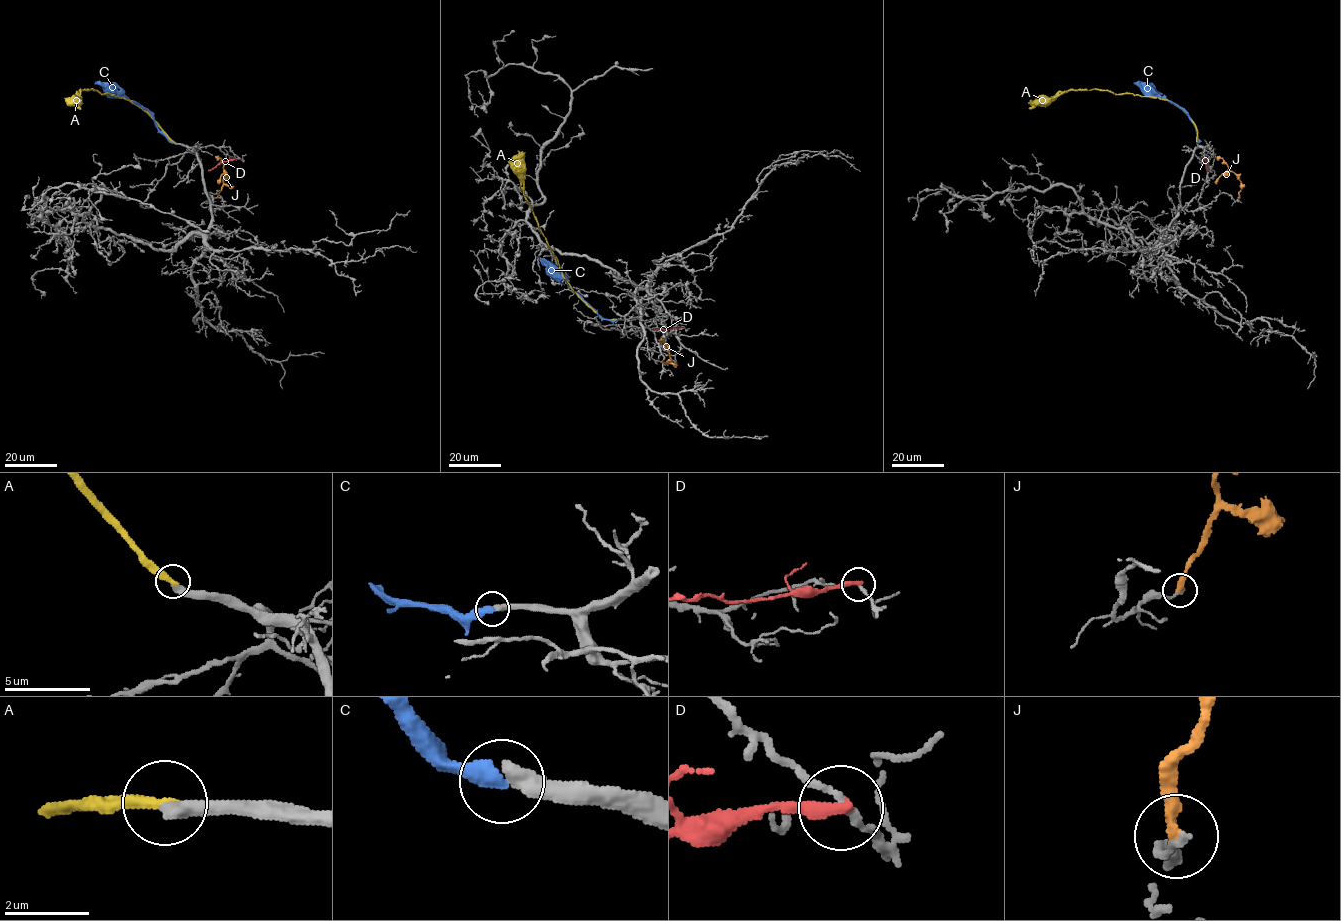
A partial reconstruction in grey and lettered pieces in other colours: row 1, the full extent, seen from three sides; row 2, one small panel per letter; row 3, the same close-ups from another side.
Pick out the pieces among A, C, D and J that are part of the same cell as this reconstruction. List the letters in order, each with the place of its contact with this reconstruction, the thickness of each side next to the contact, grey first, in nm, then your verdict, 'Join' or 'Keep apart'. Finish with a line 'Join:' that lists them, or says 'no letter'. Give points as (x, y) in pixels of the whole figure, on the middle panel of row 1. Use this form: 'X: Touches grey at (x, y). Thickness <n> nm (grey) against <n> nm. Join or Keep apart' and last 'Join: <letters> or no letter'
A: Touches grey at (617, 319). Thickness 360 nm (grey) against 300 nm. Keep apart
C: Touches grey at (617, 320). Thickness 400 nm (grey) against 400 nm. Join
D: Touches grey at (683, 327). Thickness 160 nm (grey) against 320 nm. Keep apart
J: Touches grey at (661, 361). Thickness 150 nm (grey) against 320 nm. Keep apart
Join: C

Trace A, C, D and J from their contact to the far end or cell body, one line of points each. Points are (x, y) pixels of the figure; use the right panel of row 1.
A: (1197, 141), (1197, 128), (1192, 120), (1167, 100), (1096, 89), (1073, 90), (1043, 99), (1029, 108)
C: (1197, 143), (1197, 129), (1182, 109), (1166, 99), (1149, 97), (1134, 82)
D: (1204, 158), (1206, 171)
J: (1239, 196), (1241, 181), (1217, 156)

